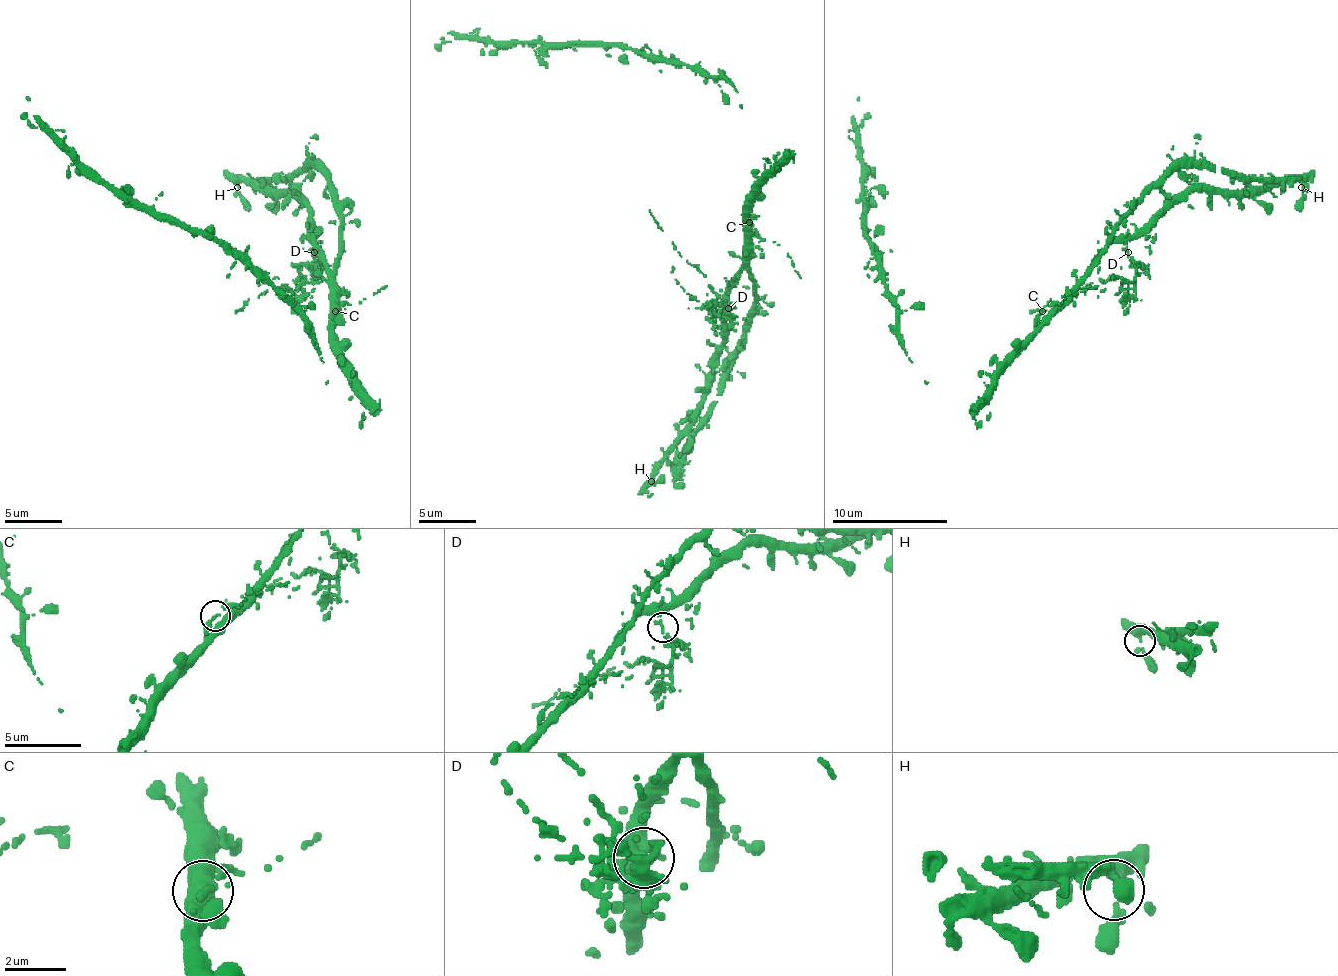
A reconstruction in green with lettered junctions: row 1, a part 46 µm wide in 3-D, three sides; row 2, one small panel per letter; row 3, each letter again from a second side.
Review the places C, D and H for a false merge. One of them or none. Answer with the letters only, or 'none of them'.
D

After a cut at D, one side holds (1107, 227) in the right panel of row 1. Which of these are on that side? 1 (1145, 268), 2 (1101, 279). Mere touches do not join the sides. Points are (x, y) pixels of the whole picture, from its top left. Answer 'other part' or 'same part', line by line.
1: other part
2: other part

